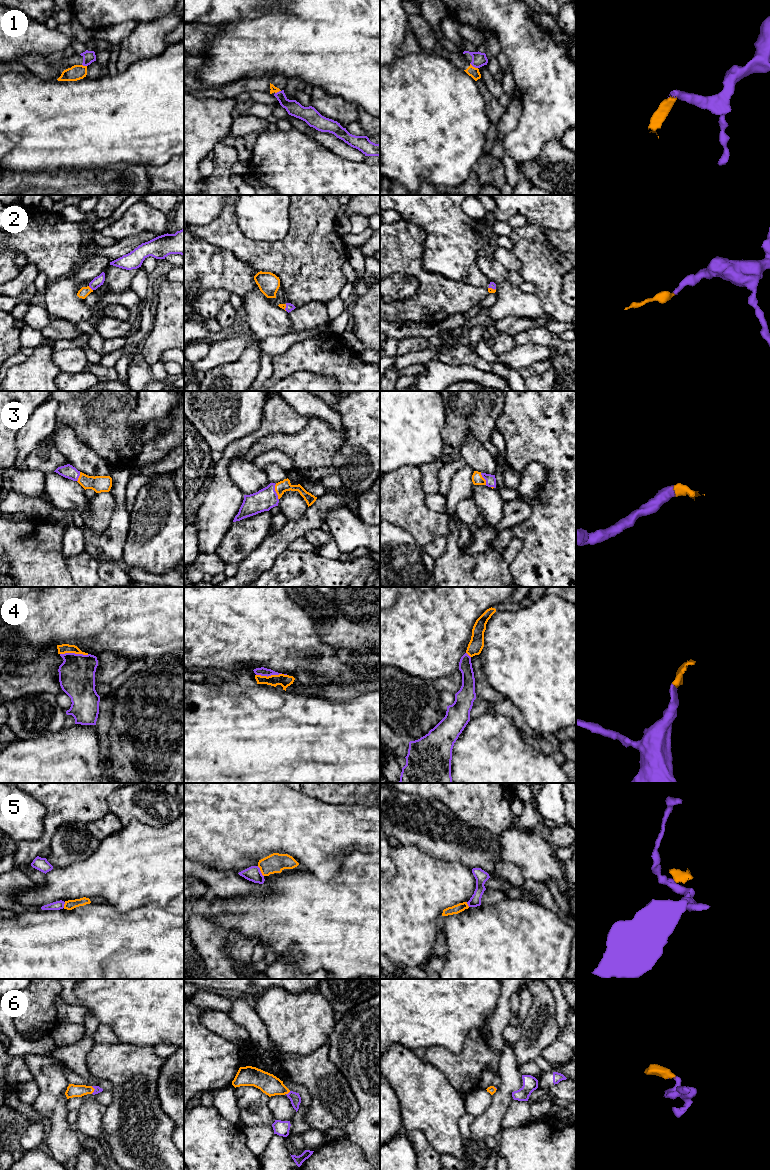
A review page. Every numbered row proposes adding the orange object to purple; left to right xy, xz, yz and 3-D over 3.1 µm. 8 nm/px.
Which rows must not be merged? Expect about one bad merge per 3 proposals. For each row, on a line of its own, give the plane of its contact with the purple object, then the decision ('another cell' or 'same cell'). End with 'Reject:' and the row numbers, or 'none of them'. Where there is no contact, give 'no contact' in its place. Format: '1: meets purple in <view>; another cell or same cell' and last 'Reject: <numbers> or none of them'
1: meets purple in yz; another cell
2: meets purple in xy; same cell
3: meets purple in xz; same cell
4: meets purple in xy; same cell
5: meets purple in xz; another cell
6: meets purple in xy; same cell
Reject: 1, 5

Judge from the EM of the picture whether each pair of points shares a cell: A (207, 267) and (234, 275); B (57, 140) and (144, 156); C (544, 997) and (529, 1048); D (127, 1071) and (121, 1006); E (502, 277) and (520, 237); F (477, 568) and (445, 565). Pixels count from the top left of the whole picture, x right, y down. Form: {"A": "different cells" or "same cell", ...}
{"A": "same cell", "B": "same cell", "C": "same cell", "D": "different cells", "E": "different cells", "F": "same cell"}

